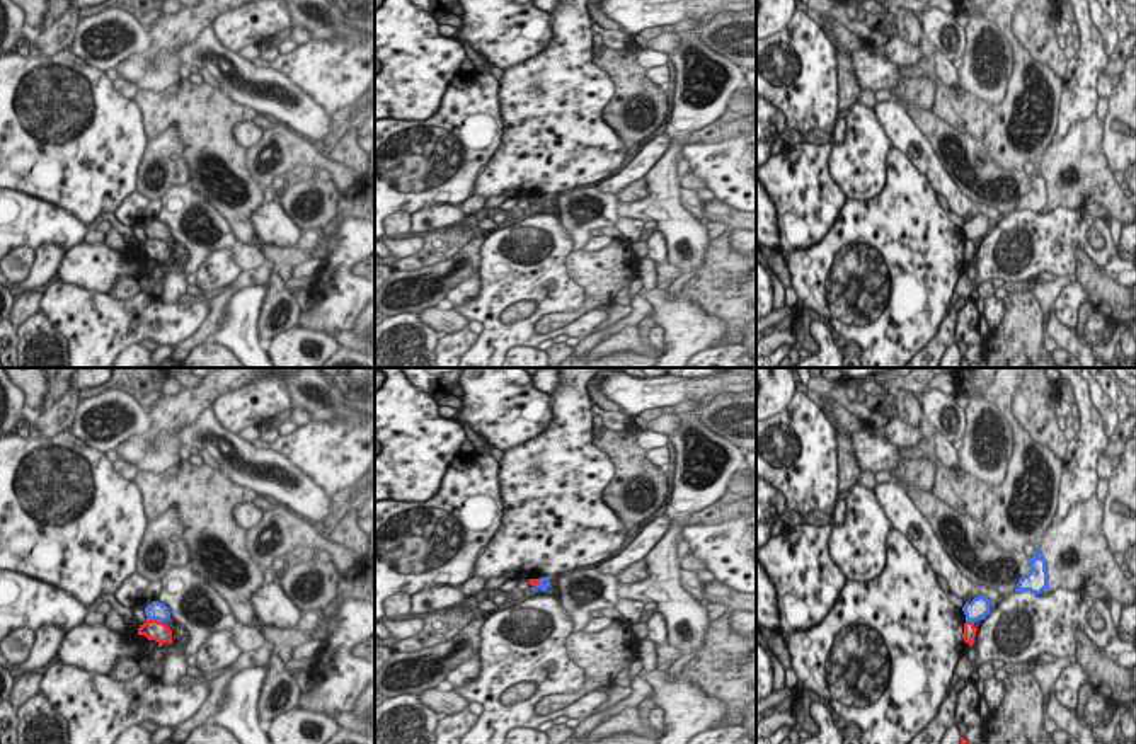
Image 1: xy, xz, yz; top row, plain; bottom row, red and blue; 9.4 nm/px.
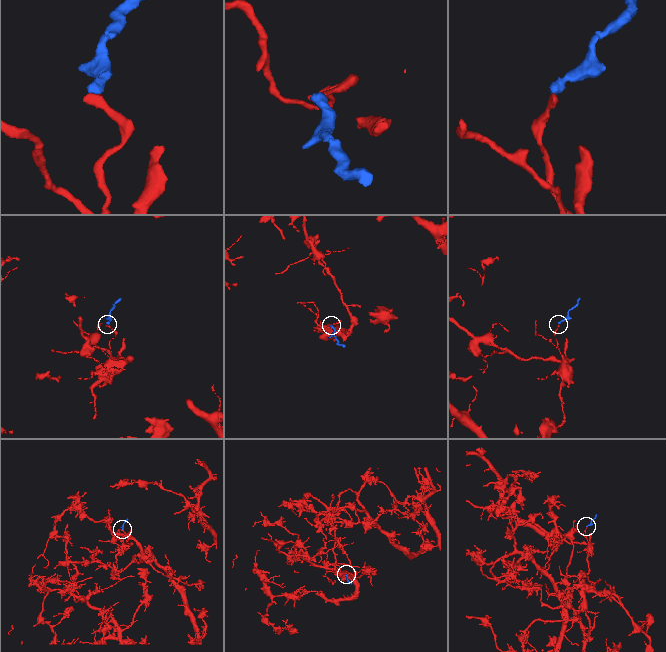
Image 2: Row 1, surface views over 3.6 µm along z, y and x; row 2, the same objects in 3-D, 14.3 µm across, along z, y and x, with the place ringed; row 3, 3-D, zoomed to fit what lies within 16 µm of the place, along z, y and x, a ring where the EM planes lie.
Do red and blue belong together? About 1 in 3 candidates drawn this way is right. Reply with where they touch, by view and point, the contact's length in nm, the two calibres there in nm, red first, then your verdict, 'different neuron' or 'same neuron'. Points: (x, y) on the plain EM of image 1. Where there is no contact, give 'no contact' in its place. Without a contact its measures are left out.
xy (155, 239) | 160 nm | 190/160 nm | different neuron

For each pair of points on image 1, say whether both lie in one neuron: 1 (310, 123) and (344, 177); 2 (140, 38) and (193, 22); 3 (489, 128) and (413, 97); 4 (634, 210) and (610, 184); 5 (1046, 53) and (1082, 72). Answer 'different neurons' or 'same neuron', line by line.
1: different neurons
2: different neurons
3: different neurons
4: different neurons
5: different neurons

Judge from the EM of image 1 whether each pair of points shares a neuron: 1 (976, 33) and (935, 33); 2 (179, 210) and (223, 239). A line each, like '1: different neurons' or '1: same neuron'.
1: different neurons
2: same neuron

